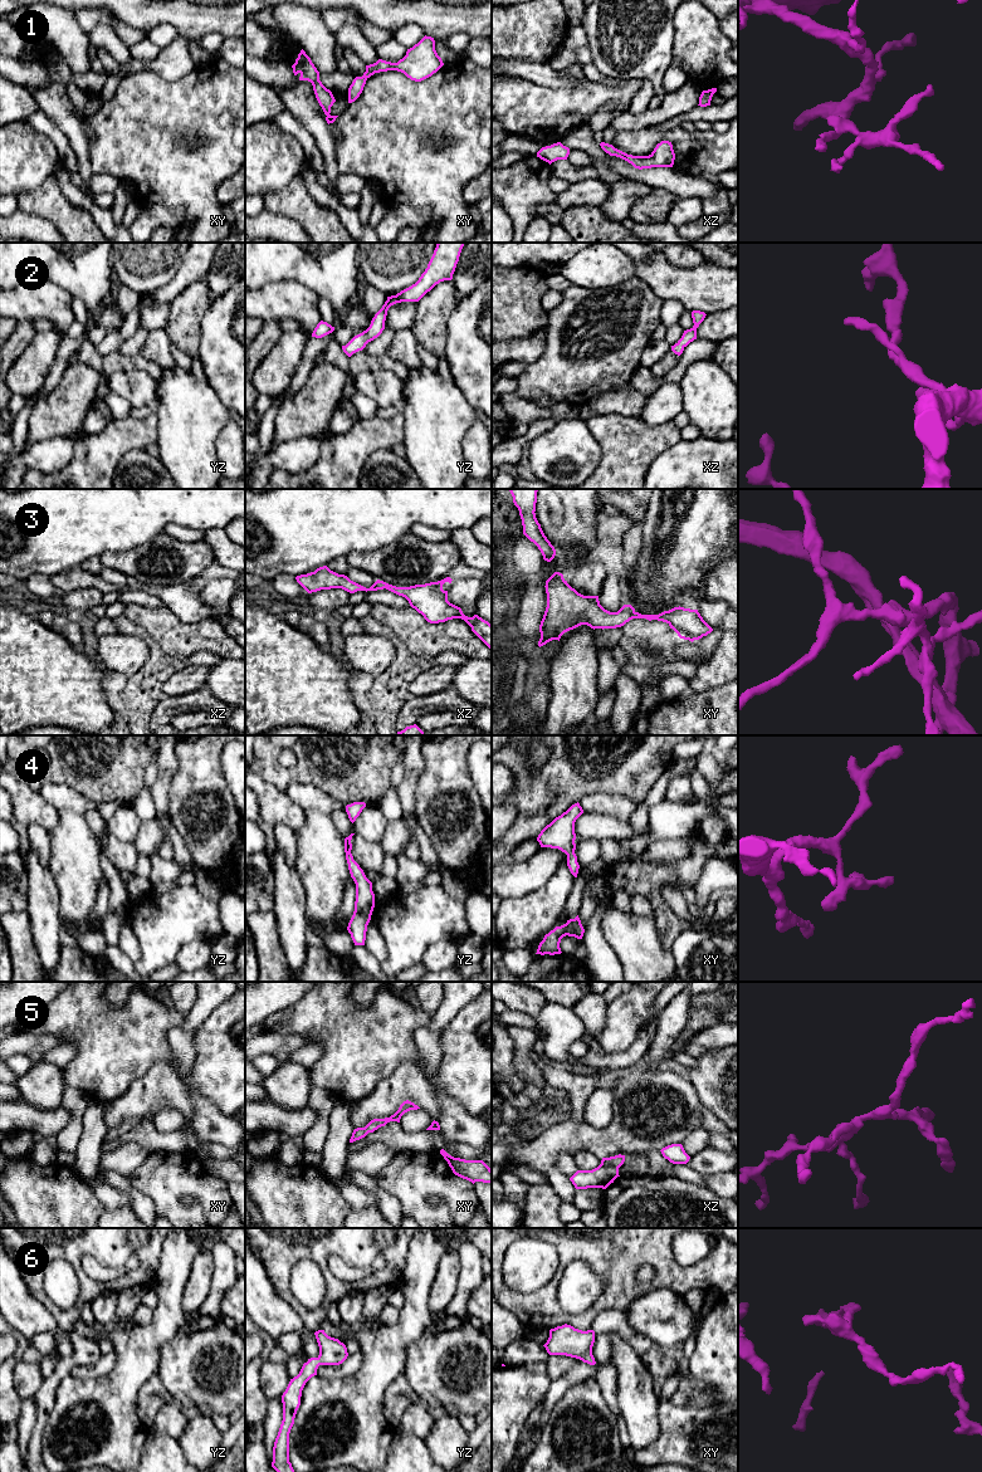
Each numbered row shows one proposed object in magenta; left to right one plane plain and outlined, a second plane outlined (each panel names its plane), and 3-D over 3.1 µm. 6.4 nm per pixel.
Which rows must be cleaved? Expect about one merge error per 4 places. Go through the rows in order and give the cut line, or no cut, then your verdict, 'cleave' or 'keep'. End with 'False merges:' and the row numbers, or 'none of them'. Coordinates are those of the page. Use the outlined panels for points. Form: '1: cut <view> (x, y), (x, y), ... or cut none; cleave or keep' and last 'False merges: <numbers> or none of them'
1: cut none; keep
2: cut none; keep
3: cut none; keep
4: cut none; keep
5: cut none; keep
6: cut none; keep
False merges: none of them

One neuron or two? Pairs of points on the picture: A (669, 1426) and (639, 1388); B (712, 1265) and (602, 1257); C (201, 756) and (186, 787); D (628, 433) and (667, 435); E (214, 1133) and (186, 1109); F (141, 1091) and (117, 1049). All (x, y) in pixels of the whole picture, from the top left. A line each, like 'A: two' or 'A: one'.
A: two
B: one
C: one
D: one
E: two
F: two

